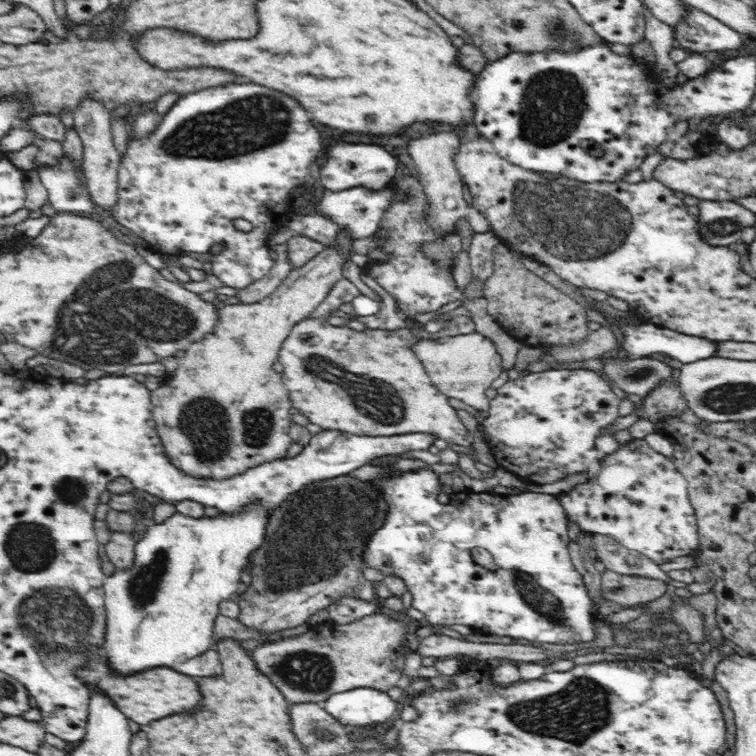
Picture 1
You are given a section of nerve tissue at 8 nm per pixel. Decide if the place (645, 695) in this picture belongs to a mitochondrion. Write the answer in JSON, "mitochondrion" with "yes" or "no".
{"mitochondrion":"no"}

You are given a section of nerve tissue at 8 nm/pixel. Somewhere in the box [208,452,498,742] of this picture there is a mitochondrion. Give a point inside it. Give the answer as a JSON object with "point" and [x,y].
{"point":[312,671]}

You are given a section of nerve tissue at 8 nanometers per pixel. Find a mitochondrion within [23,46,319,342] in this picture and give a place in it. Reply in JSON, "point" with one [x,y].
{"point":[249,123]}

